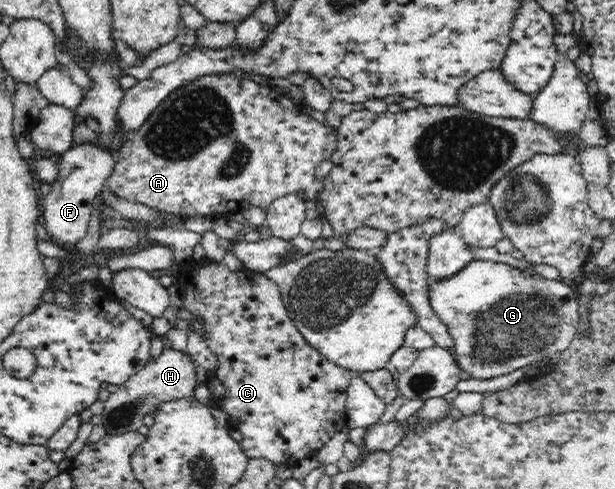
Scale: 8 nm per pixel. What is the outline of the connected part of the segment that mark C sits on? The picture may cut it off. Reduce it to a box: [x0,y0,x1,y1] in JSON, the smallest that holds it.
[175,259,355,468]

